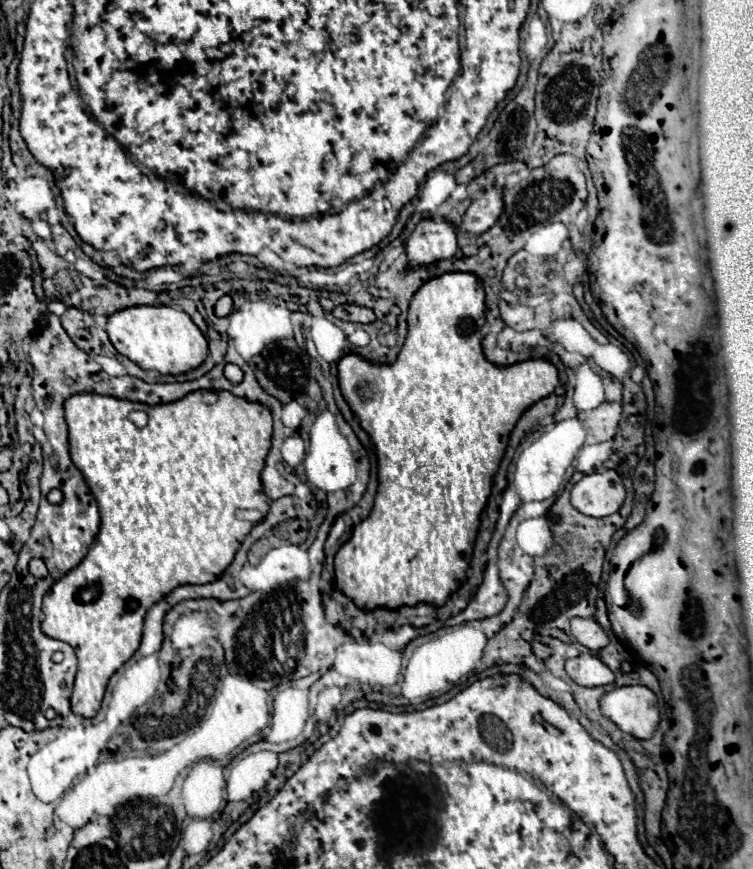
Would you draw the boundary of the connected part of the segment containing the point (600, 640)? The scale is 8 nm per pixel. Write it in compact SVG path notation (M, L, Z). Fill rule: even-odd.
M572 618L572 634L582 646L590 650L600 650L610 642L606 632L594 618Z

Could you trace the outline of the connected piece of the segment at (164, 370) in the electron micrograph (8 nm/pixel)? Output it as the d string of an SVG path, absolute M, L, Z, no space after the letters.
M134 306L120 310L108 318L108 336L114 348L140 364L144 370L158 370L160 374L184 374L198 368L208 356L208 342L190 316L172 306Z

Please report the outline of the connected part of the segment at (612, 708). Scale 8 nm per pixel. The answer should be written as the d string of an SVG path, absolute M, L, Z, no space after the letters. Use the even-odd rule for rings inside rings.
M622 686L600 698L600 710L622 732L646 740L654 734L660 714L656 694L646 686Z

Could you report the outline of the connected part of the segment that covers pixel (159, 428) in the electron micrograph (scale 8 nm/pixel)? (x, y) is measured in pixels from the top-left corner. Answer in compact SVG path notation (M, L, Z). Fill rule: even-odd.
M192 392L182 400L152 408L112 396L76 394L64 402L64 410L70 458L98 502L100 532L88 556L44 594L42 632L68 642L76 650L78 667L72 712L94 718L110 676L140 646L148 608L178 586L218 580L257 518L260 522L262 514L268 512L270 500L262 492L260 472L270 450L273 419L266 406L236 398L230 392L218 392L218 402L212 406L200 400L200 392ZM130 410L144 410L150 416L148 426L136 428L128 422Z

